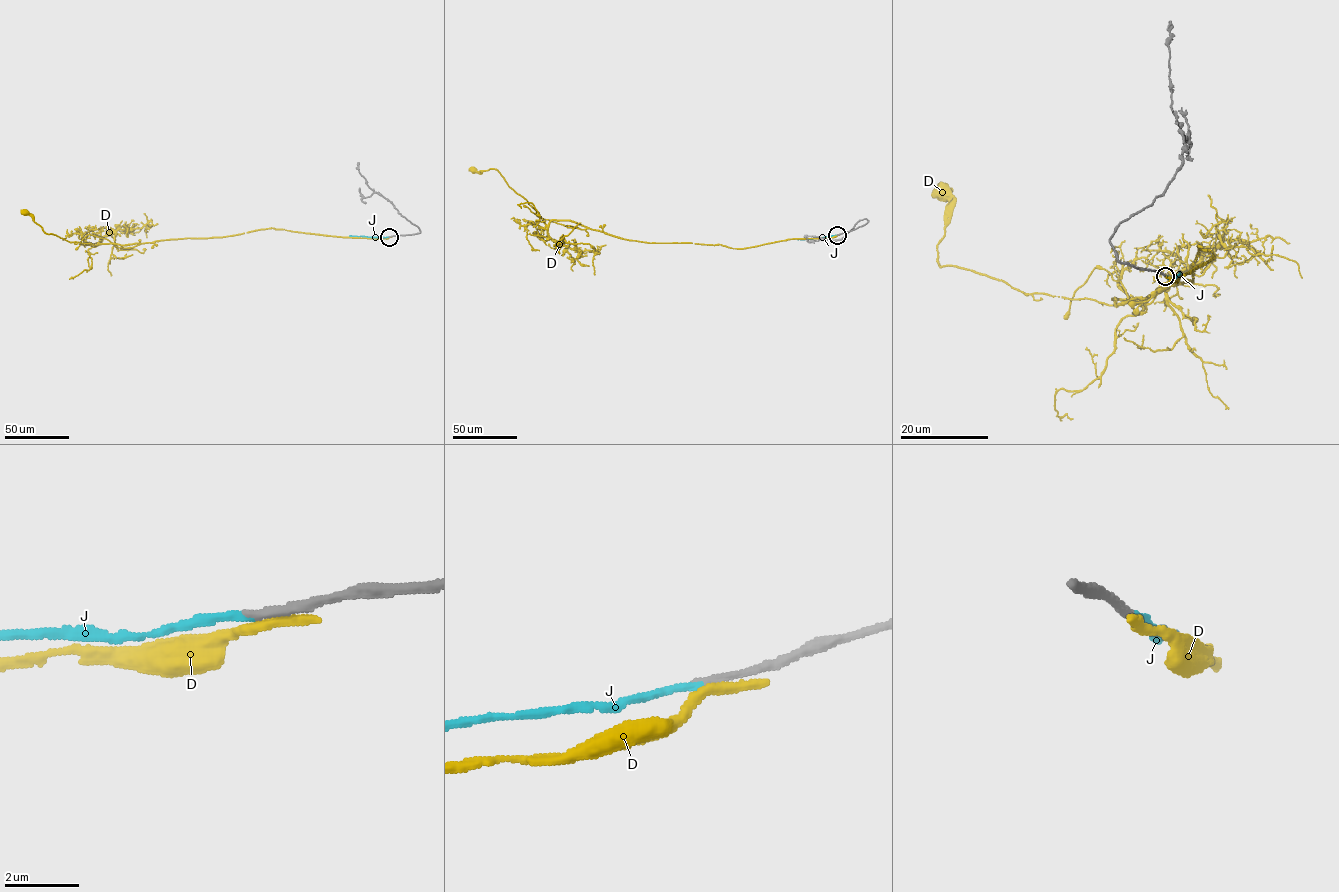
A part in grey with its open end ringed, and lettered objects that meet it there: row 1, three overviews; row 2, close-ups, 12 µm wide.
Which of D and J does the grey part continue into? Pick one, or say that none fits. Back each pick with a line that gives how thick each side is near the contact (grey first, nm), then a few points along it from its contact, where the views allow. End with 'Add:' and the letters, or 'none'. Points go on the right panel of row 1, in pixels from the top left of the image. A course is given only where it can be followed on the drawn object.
J: 220 nm thick on the grey side, 200 nm on the other; it runs (1165, 275), (1175, 277), (1180, 272)
Add: J

